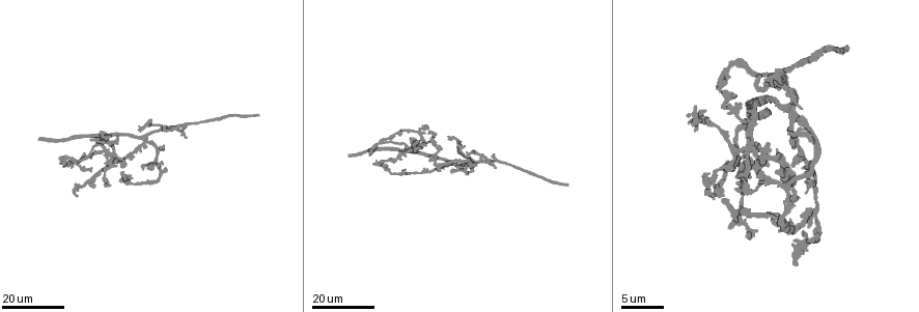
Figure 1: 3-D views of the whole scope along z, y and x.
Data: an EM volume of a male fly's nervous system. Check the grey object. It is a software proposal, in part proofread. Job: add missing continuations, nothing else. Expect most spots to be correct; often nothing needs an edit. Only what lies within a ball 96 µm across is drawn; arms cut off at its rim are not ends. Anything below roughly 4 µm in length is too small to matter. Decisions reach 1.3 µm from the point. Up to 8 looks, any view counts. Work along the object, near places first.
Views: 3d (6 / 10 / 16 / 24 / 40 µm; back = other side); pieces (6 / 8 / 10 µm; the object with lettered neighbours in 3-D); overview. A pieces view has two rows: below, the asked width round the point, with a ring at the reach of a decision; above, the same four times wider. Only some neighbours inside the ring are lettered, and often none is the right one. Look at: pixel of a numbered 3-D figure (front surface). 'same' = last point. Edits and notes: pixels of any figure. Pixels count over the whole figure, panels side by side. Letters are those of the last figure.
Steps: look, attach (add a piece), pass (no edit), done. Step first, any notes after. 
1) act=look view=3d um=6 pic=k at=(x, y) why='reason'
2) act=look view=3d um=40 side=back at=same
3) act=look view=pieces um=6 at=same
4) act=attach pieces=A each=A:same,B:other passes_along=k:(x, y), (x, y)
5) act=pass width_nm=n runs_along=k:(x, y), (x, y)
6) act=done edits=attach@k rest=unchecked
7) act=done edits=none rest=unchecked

act=look view=3d um=16 pic=1 at=(793, 192)

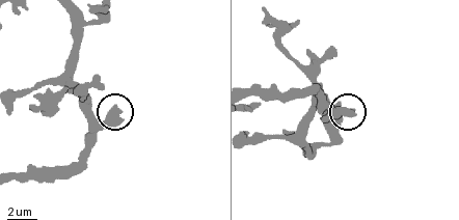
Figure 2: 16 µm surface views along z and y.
act=look view=3d um=6 pic=2 at=(119, 110)

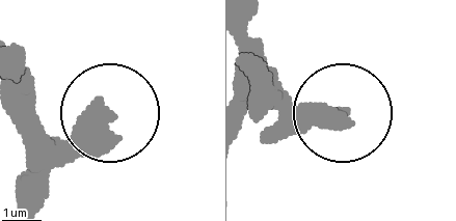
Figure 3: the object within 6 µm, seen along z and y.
act=look view=pieces um=6 pic=3 at=(108, 113)

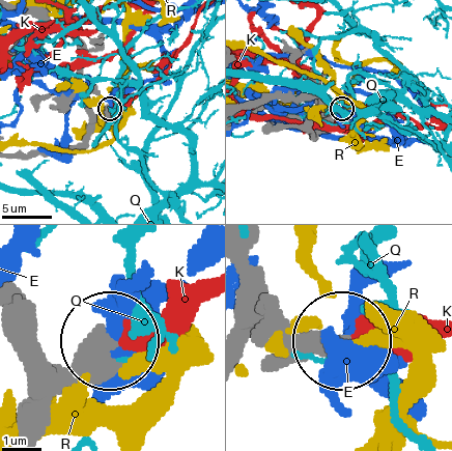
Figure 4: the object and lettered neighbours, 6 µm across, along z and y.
act=pass each=E:other,K:other,Q:other,R:other found='no lettered piece goes on from it'

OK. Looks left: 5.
act=look view=3d um=24 pic=1 at=(724, 201) why='free end'

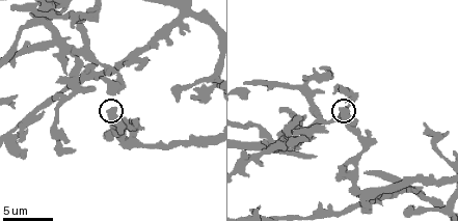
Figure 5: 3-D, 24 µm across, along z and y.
act=look view=pieces um=8 pic=5 at=(108, 110) why='what lies round it'

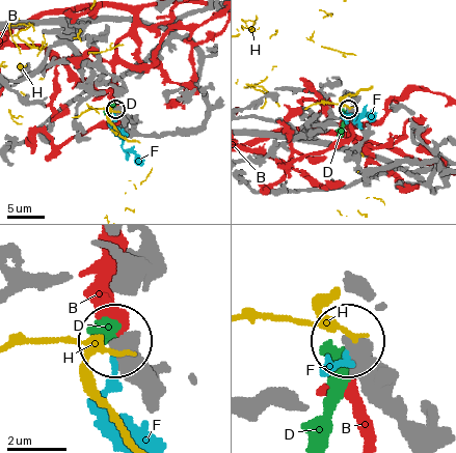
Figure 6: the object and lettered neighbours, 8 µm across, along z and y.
act=pass each=B:other,D:other,F:other,H:other runs_along=6:(410, 163), (360, 167), (358, 153), (365, 132), (348, 108) found='no lettered piece goes on from it'

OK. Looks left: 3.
act=look view=3d um=16 pic=1 at=(847, 47) why='long arm stops here'

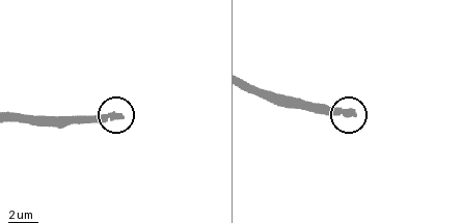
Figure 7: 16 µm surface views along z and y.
act=look view=pieces um=10 pic=7 at=(119, 117)

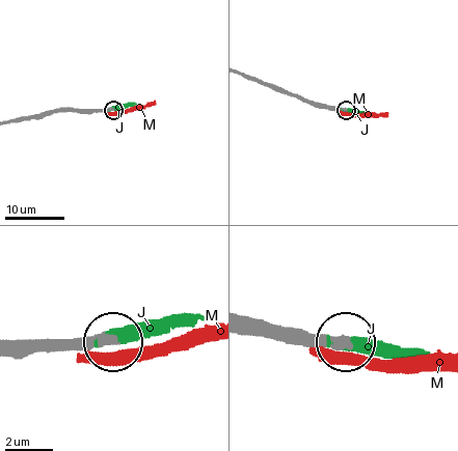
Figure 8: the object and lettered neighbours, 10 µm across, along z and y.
act=attach pieces=J each=J:same,M:other passes_along=8:(42, 345), (135, 339), (205, 317) found='it goes on there'

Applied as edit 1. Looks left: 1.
act=look view=pieces um=6 pic=5 at=(424, 124) why='branch stops here'

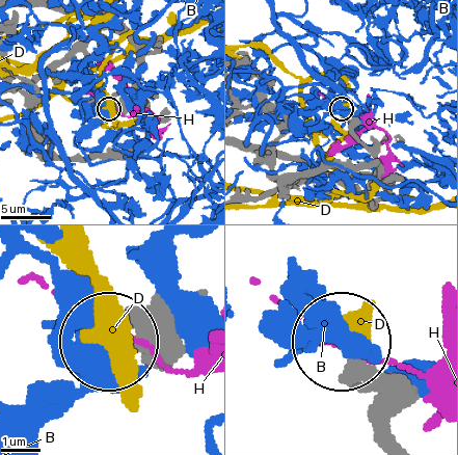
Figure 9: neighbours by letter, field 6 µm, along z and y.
act=pass each=B:other,D:other,H:other runs_along=9:(397, 437), (383, 389), (340, 342) found='no lettered piece goes on from it'

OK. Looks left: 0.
act=done edits=attach@8 rest=unchecked

